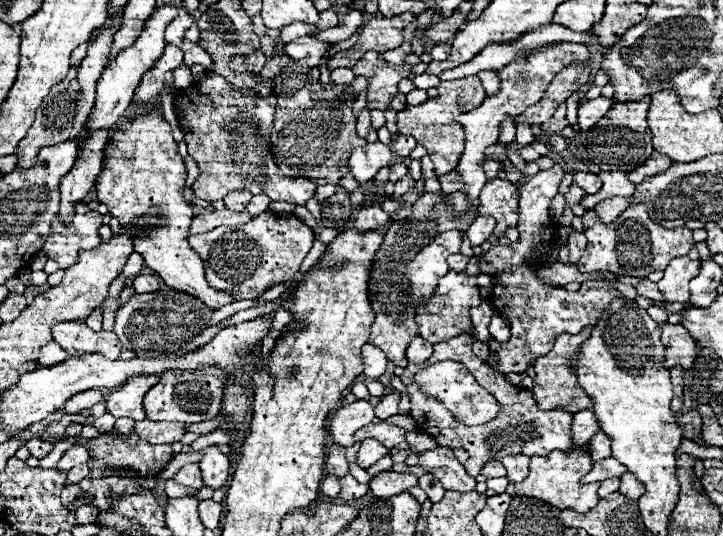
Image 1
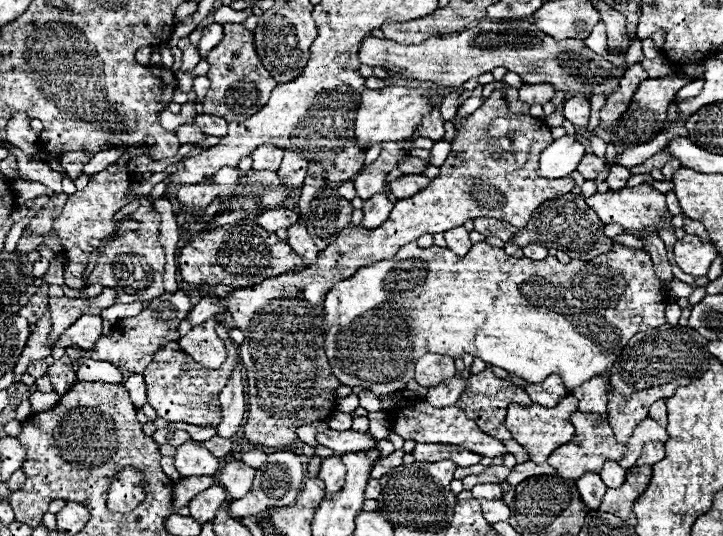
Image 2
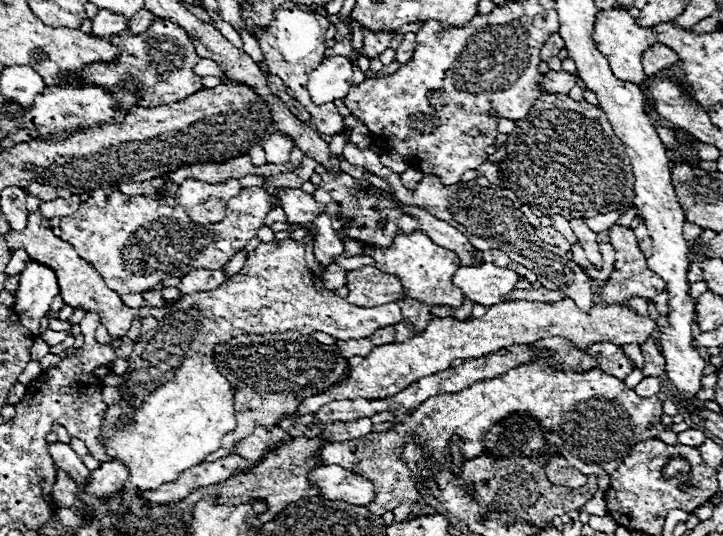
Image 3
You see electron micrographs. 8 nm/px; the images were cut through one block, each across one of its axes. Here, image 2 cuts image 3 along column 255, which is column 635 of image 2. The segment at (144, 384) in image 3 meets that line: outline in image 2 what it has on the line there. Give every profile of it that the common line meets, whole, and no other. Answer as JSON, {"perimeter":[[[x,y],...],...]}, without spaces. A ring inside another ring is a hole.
{"perimeter":[[[410,242],[406,246],[402,246],[398,250],[398,254],[390,260],[380,260],[372,266],[364,266],[360,268],[354,276],[338,282],[324,300],[324,338],[326,338],[326,356],[332,364],[332,372],[336,374],[336,378],[346,384],[346,386],[364,386],[370,388],[376,396],[386,396],[392,394],[396,390],[402,390],[410,380],[414,380],[414,364],[422,354],[428,352],[444,352],[452,358],[462,356],[464,352],[482,358],[486,364],[494,364],[506,372],[512,372],[516,376],[520,376],[526,382],[532,384],[540,384],[544,378],[548,378],[550,374],[560,374],[564,388],[568,392],[572,392],[574,388],[582,386],[584,382],[588,382],[594,376],[606,376],[606,382],[610,386],[610,366],[616,362],[618,352],[622,352],[622,348],[628,344],[628,340],[642,330],[650,330],[650,328],[658,328],[662,324],[666,324],[664,318],[664,308],[666,308],[666,296],[660,294],[660,282],[654,276],[654,268],[652,268],[652,260],[648,256],[648,252],[642,250],[634,250],[622,244],[614,244],[610,248],[608,254],[600,254],[594,260],[582,262],[582,260],[570,260],[568,264],[560,264],[556,256],[546,256],[544,260],[530,260],[530,258],[512,258],[508,256],[502,248],[494,248],[488,246],[486,242],[474,244],[470,248],[470,252],[466,256],[456,256],[452,250],[448,248],[440,248],[440,246],[430,246],[430,248],[420,248],[416,242]]]}

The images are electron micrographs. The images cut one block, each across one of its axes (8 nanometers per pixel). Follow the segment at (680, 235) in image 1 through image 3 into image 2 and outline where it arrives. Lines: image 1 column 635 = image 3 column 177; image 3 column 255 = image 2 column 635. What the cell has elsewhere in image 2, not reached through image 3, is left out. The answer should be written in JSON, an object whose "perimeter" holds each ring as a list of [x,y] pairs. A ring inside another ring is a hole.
{"perimeter":[[[640,184],[634,188],[622,188],[622,190],[608,190],[602,194],[594,194],[592,198],[586,198],[586,204],[598,214],[598,218],[604,224],[620,224],[626,234],[634,234],[636,238],[646,238],[660,232],[662,214],[666,214],[666,198],[662,192],[654,190],[650,184]]]}

